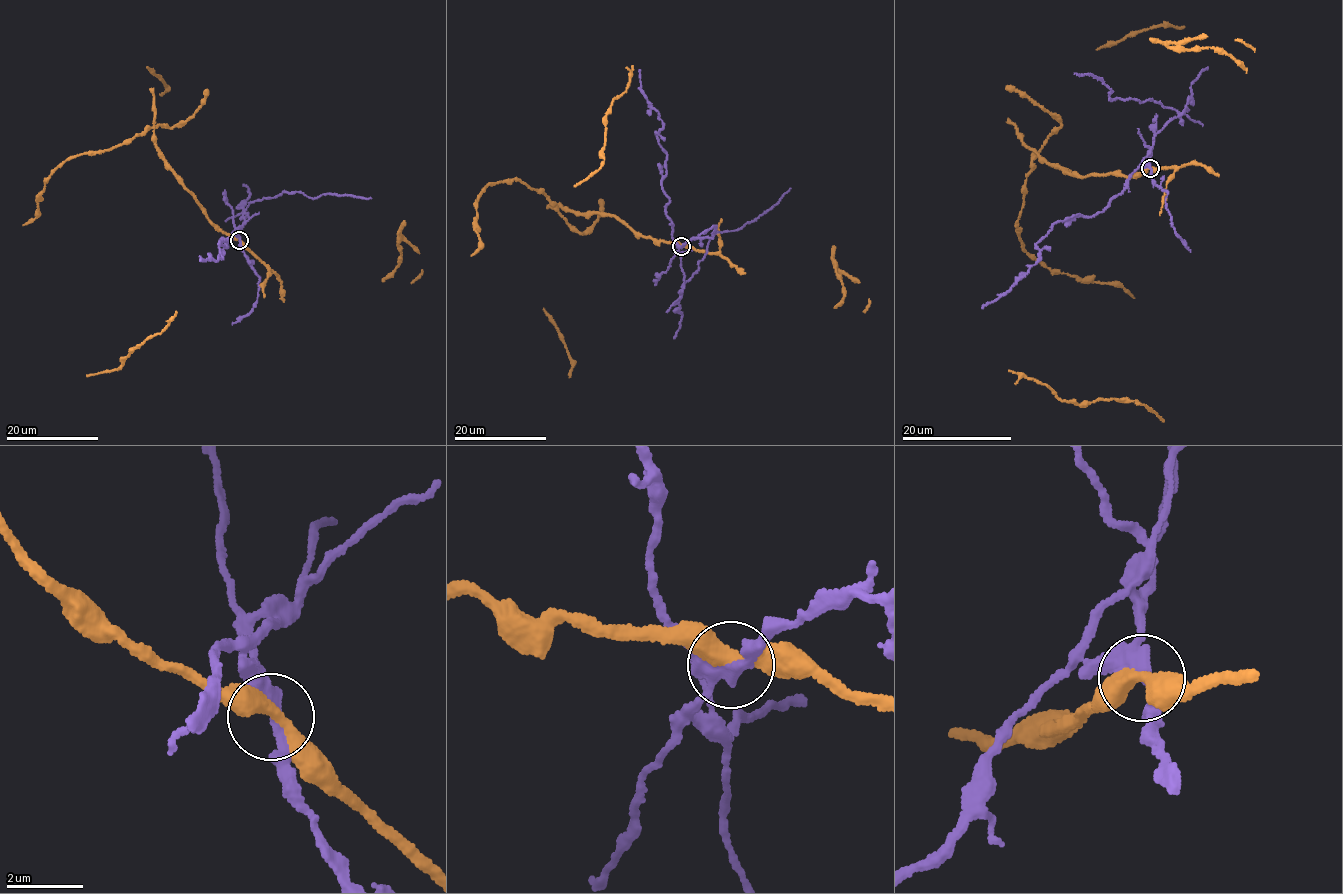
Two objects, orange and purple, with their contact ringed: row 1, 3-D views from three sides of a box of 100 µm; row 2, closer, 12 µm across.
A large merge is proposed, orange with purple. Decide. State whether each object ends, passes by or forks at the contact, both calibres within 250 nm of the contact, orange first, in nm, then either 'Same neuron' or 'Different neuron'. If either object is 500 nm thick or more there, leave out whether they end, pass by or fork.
At the ring orange passes by. At the ring purple passes by. Thickness 360 nm (orange) against 300 nm. Different neuron

